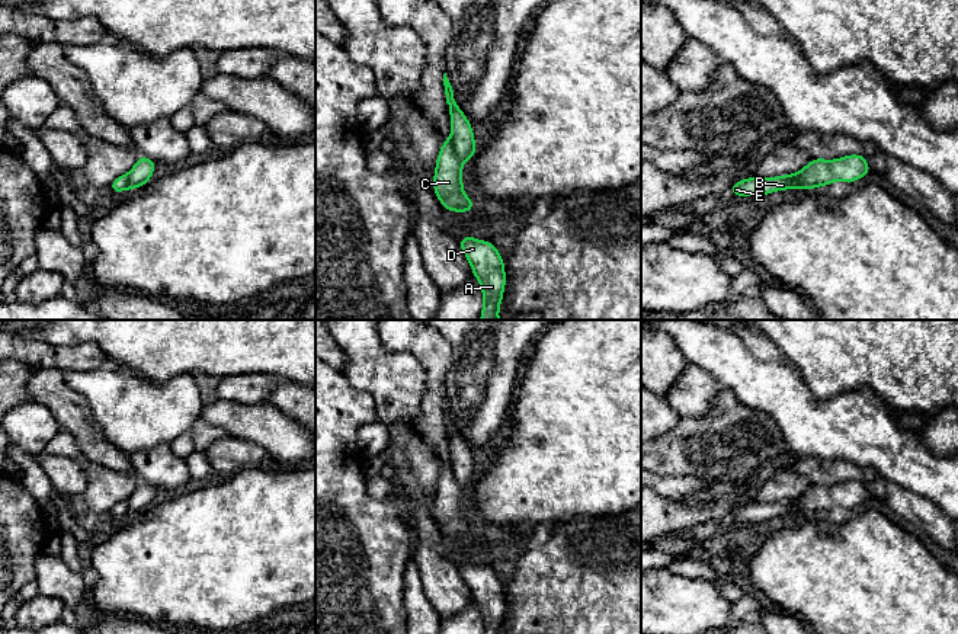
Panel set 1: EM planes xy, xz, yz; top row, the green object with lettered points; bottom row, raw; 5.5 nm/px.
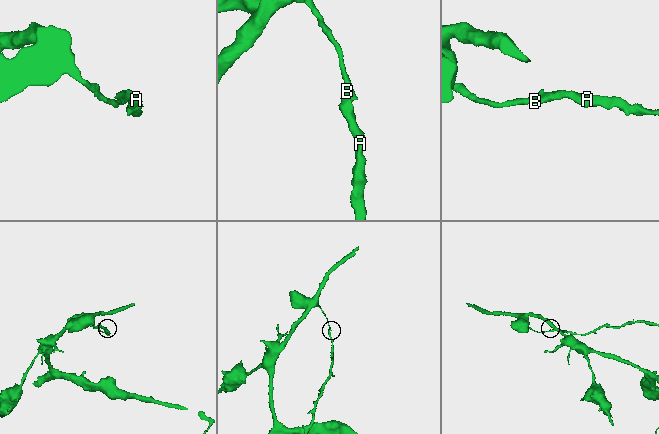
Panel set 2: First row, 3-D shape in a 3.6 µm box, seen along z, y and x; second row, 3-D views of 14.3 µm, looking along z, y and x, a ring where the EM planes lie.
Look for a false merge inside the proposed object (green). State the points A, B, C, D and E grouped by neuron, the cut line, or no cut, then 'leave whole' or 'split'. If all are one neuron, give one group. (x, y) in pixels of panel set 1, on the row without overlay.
A C D / B E | xz (449, 464), (454, 479), (461, 486) | split

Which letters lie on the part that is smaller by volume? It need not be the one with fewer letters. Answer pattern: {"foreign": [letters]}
{"foreign": ["A", "C", "D"]}

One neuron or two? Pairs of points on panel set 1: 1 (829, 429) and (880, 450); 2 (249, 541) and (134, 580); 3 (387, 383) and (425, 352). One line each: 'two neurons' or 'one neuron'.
1: one neuron
2: one neuron
3: two neurons

